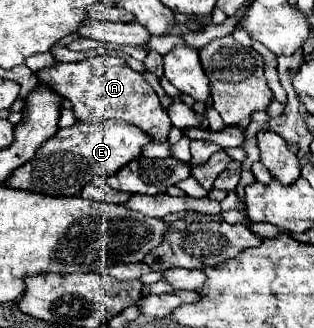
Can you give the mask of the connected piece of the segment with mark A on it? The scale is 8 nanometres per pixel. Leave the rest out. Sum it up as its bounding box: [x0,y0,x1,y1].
[37,56,173,142]

